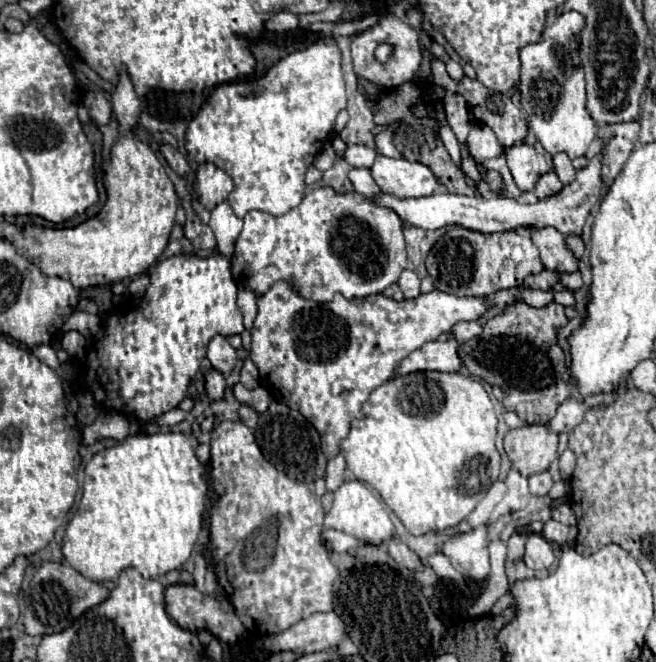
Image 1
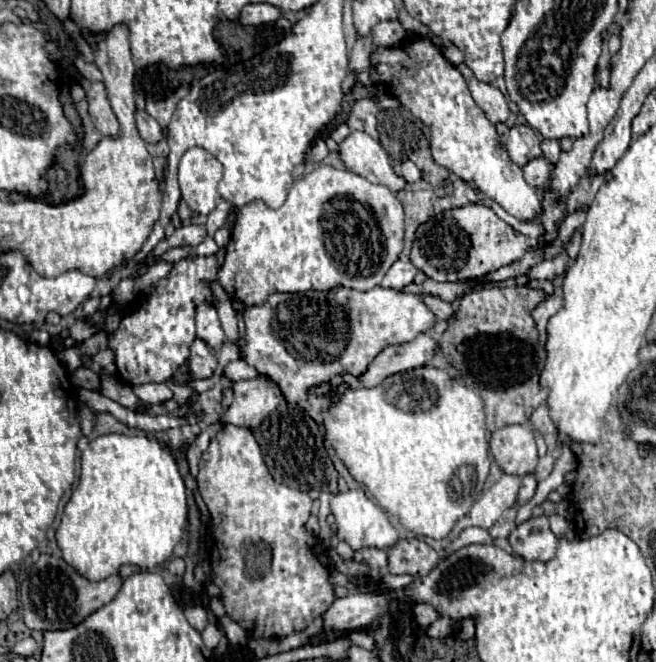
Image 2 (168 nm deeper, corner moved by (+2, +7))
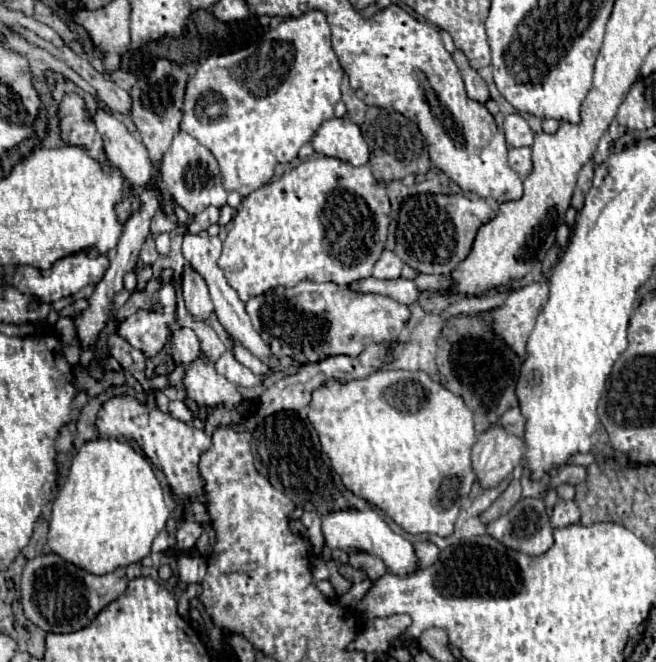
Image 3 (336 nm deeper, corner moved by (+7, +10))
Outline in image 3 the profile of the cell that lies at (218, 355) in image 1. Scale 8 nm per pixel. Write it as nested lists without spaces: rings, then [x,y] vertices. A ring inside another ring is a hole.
[[[190,266],[184,268],[182,296],[184,296],[184,302],[186,302],[186,310],[194,316],[194,320],[204,322],[214,312],[214,306],[212,306],[204,278],[196,270],[192,270]]]

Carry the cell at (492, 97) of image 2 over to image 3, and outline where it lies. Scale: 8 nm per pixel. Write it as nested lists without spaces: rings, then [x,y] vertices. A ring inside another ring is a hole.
[[[460,50],[454,52],[454,62],[456,62],[456,66],[458,66],[460,72],[462,72],[468,98],[472,98],[472,100],[476,100],[476,102],[480,102],[480,104],[486,104],[488,98],[490,98],[490,92],[488,92],[488,86],[486,86],[484,78],[482,78],[474,68],[470,68],[466,56],[464,56]]]

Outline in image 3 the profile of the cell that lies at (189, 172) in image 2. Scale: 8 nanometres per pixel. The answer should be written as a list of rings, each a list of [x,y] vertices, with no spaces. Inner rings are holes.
[[[186,132],[176,134],[172,140],[172,146],[162,158],[162,182],[168,186],[168,192],[176,200],[178,206],[182,206],[190,216],[200,214],[208,206],[218,206],[221,209],[218,224],[225,226],[234,216],[234,210],[226,203],[226,190],[222,188],[220,168],[216,158],[208,148],[198,144],[196,138],[192,138]]]

